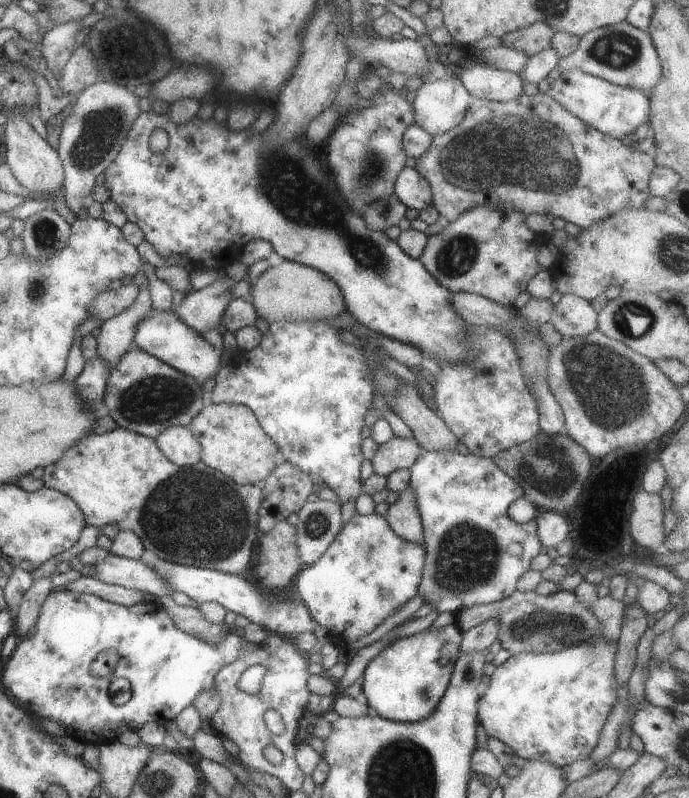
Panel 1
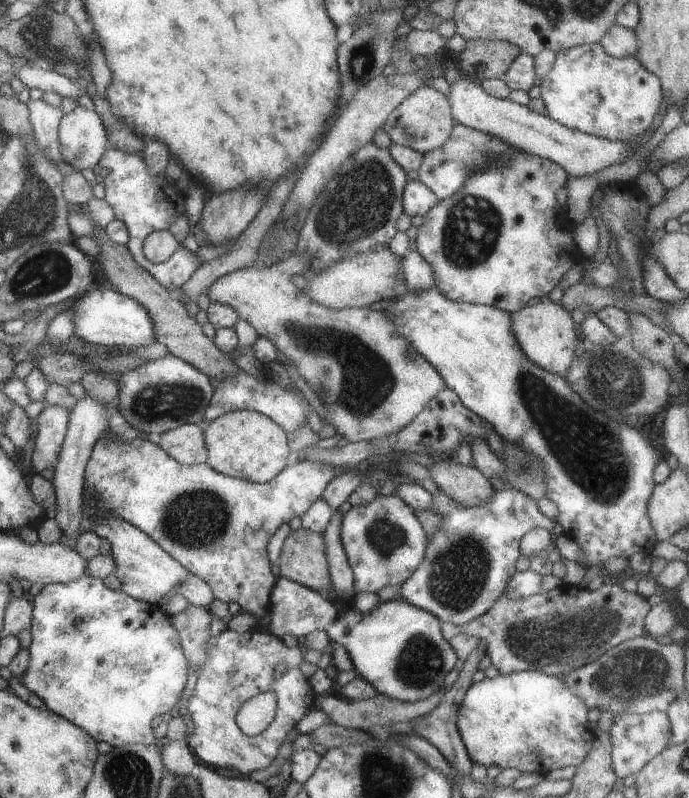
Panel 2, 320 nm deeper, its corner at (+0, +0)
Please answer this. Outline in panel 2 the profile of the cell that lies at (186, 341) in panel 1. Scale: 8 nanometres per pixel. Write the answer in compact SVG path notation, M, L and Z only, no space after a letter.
M92 286L83 296L77 297L73 308L73 334L83 342L94 346L115 346L124 348L143 348L155 341L155 328L147 310L133 298L109 290Z

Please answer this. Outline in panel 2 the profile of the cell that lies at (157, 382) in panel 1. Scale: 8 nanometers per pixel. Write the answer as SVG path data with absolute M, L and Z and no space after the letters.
M171 354L150 359L137 368L121 370L116 383L116 411L127 425L138 430L142 436L162 434L183 424L200 424L212 396L209 378Z

